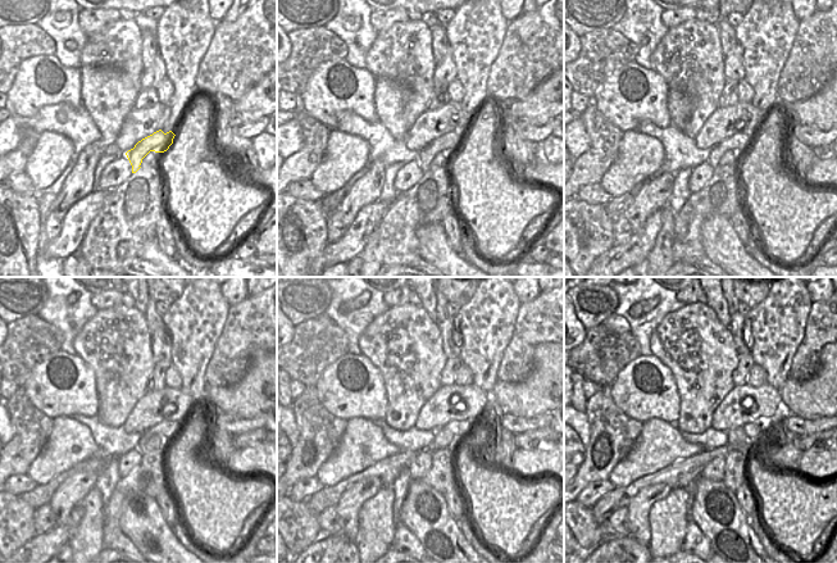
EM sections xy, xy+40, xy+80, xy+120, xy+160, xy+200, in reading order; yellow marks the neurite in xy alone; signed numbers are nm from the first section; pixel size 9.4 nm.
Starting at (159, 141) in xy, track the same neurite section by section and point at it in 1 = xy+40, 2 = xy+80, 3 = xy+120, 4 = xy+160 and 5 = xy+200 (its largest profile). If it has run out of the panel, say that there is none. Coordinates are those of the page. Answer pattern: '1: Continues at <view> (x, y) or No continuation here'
1: Continues at xy+40 (451, 141)
2: Continues at xy+80 (738, 141)
3: Continues at xy+120 (169, 428)
4: Continues at xy+160 (464, 428)
5: Continues at xy+200 (753, 430)

